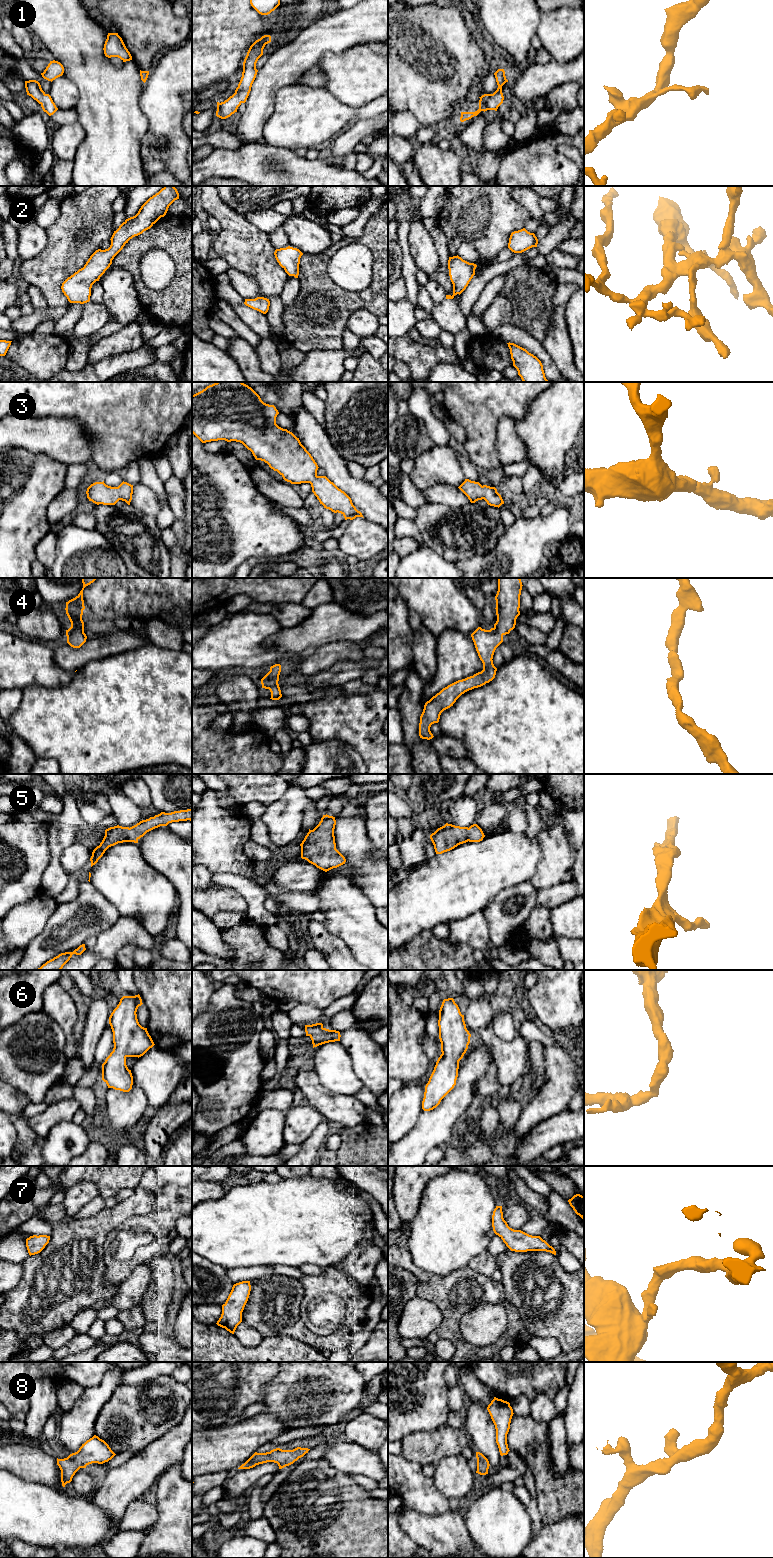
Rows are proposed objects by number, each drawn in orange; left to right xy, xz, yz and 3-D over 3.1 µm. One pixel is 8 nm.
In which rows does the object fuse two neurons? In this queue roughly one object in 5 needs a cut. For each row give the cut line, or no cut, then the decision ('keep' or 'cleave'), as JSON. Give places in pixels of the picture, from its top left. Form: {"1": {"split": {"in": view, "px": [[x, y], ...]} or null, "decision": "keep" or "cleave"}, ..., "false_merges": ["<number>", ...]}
{"1": {"split": null, "decision": "keep"}, "2": {"split": null, "decision": "keep"}, "3": {"split": null, "decision": "keep"}, "4": {"split": null, "decision": "keep"}, "5": {"split": null, "decision": "keep"}, "6": {"split": null, "decision": "keep"}, "7": {"split": null, "decision": "keep"}, "8": {"split": null, "decision": "keep"}, "false_merges": []}

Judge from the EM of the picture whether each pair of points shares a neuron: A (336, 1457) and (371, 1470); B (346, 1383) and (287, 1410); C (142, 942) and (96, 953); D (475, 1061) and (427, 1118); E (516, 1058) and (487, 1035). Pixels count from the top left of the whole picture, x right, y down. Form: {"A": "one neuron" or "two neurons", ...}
{"A": "one neuron", "B": "one neuron", "C": "one neuron", "D": "one neuron", "E": "one neuron"}

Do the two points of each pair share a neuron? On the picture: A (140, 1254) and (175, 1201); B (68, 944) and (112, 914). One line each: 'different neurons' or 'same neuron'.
A: same neuron
B: same neuron

